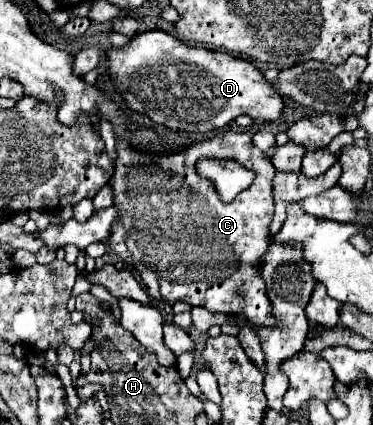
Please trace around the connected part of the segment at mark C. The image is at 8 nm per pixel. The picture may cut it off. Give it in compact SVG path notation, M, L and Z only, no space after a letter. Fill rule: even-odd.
M227 132L221 138L217 136L213 140L189 144L187 148L167 156L141 152L119 138L115 138L115 146L115 174L111 176L109 186L113 188L113 204L119 208L119 220L115 222L115 228L111 228L107 244L129 266L135 266L147 294L161 302L173 304L181 300L191 306L203 306L211 312L245 312L247 320L255 326L277 326L277 320L271 316L265 284L259 276L259 260L269 246L267 226L273 218L271 182L275 168L271 160L253 144L251 134ZM199 158L235 160L253 170L255 180L251 188L243 190L231 204L223 204L215 196L215 186L211 186L211 180L201 180L195 172ZM151 160L163 160L163 176L167 176L167 180L163 180L163 192L159 192L155 208L139 212L139 208L135 208L135 200L139 200L143 192L159 188L159 180L151 180L151 176L155 176L155 164L151 164ZM155 236L163 240L163 252L171 248L171 276L167 276L159 264L139 260L139 244L155 244Z

